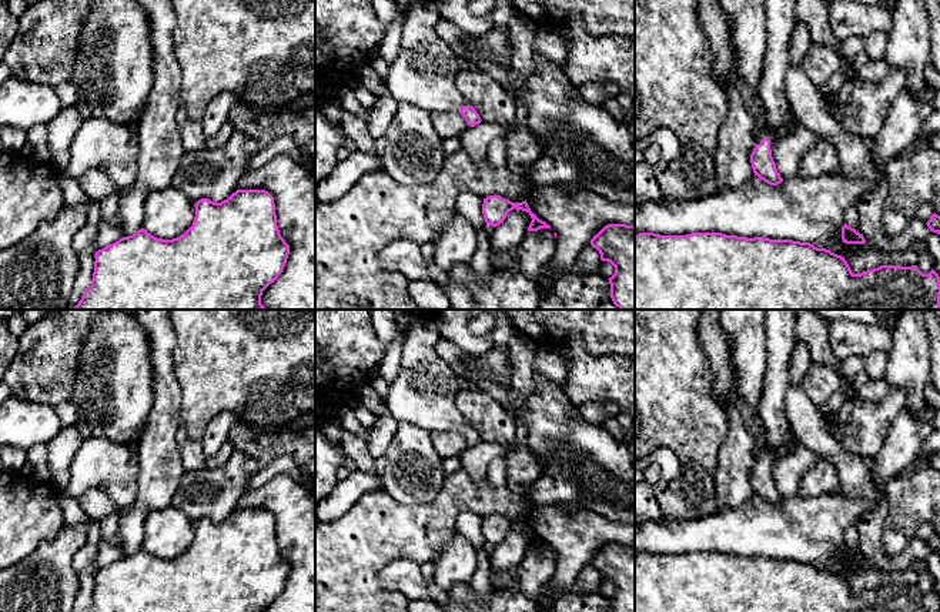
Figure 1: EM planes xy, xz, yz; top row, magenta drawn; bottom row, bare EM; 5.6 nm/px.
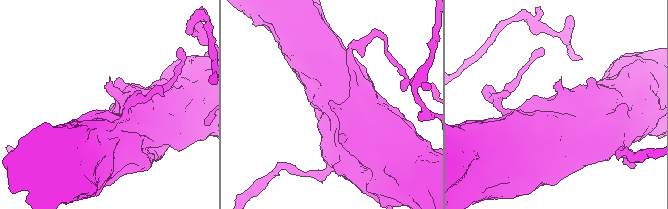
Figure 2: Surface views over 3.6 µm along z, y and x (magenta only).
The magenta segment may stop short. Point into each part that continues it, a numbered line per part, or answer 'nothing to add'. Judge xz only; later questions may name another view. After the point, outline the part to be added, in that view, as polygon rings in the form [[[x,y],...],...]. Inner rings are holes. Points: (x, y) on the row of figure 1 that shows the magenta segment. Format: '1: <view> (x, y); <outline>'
1: xz (424, 73); [[[415,0],[407,11],[399,56],[389,64],[385,84],[398,103],[461,111],[468,101],[455,86],[456,60],[434,27],[441,20],[434,0]]]

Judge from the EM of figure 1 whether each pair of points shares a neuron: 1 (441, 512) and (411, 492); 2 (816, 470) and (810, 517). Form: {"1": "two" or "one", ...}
{"1": "two", "2": "two"}

